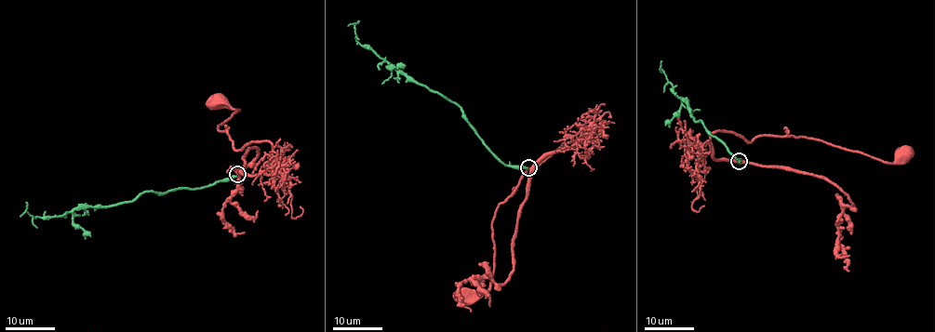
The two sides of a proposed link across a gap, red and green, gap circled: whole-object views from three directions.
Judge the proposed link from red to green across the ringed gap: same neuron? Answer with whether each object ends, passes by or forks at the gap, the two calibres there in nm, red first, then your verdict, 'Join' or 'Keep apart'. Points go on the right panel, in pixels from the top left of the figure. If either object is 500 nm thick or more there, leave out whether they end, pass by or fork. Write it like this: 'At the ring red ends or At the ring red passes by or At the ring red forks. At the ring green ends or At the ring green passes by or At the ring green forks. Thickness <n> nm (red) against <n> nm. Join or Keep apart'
Thickness 500 nm (red) against 260 nm. Keep apart

